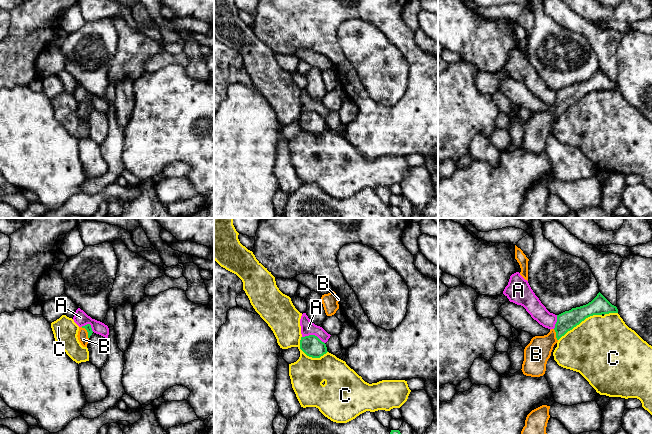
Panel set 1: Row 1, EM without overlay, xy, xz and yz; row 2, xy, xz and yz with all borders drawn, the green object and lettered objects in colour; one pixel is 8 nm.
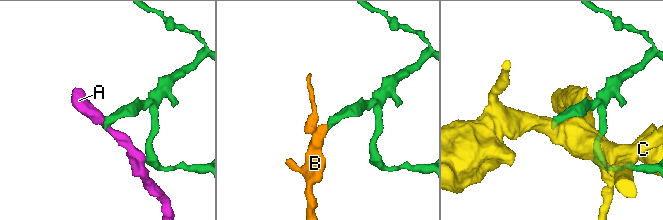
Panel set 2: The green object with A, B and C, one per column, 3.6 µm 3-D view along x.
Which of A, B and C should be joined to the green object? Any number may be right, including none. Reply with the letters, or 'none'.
B

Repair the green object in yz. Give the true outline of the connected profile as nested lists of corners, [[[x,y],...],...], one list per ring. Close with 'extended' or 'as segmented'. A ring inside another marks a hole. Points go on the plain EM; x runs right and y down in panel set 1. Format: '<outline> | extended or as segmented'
[[[599,68],[588,80],[557,91],[555,104],[547,111],[533,113],[525,123],[521,145],[523,150],[531,153],[543,152],[553,123],[562,112],[590,92],[609,89],[618,89],[618,85]]] | extended

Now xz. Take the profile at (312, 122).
[[[315,111],[301,113],[300,125],[312,134],[320,134],[328,128],[326,120]]] | as segmented

